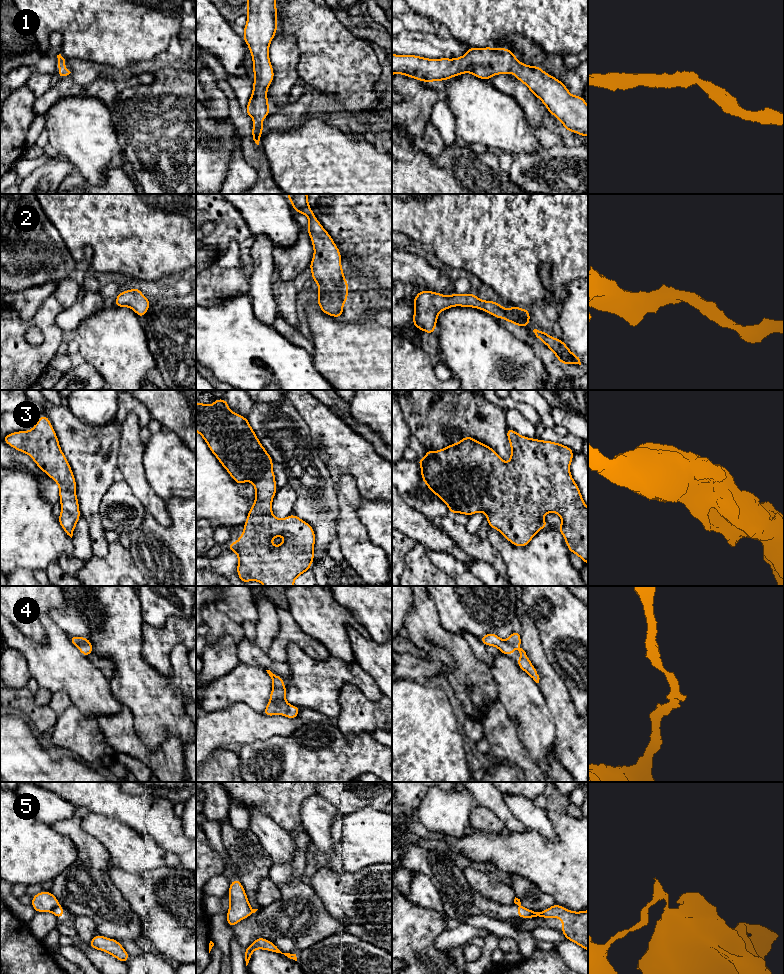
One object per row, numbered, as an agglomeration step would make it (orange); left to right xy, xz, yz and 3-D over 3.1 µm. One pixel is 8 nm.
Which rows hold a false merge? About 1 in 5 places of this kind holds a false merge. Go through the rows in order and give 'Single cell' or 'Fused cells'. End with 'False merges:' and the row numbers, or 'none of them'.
1: Single cell
2: Single cell
3: Single cell
4: Single cell
5: Fused cells
False merges: 5

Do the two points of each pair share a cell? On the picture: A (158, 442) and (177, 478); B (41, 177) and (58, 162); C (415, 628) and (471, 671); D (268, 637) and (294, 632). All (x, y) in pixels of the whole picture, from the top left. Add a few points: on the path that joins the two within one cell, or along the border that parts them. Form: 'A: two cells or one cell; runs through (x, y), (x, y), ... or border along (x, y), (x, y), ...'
A: one cell; runs through (163, 451), (172, 469)
B: one cell; runs through (45, 175), (54, 166)
C: one cell; runs through (430, 633), (444, 639), (461, 656)
D: two cells; border along (277, 613), (279, 621), (278, 632), (266, 653)

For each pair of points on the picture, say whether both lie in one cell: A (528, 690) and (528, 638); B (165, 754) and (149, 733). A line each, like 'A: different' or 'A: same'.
A: different
B: different

